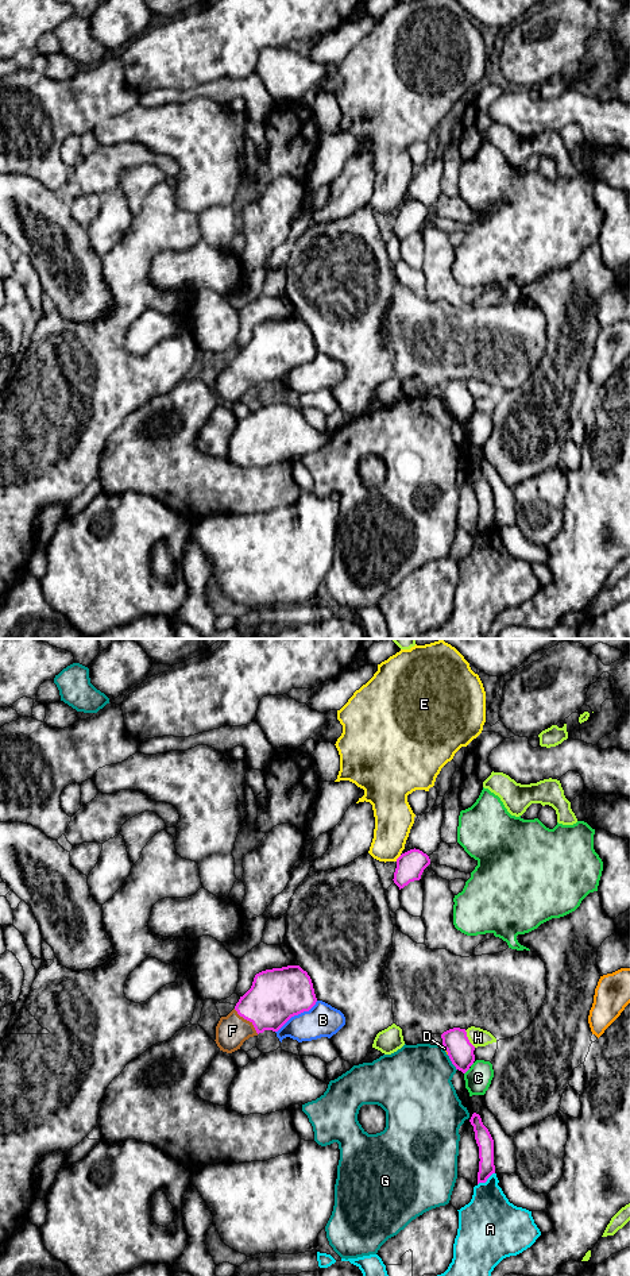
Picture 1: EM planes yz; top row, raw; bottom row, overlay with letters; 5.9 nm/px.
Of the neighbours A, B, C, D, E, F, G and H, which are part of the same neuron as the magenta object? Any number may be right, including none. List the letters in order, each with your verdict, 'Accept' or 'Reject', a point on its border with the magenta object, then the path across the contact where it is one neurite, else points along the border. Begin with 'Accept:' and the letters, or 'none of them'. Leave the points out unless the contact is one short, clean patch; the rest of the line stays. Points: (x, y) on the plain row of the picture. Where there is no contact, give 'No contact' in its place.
Accept: F
A: Reject. Touches magenta at yz (486, 532)
B: Reject. Touches magenta at yz (296, 366)
C: Reject. Touches magenta at yz (467, 421)
D: Reject. Touches magenta at yz (447, 403)
E: Reject. Touches magenta at yz (398, 209)
F: Accept. Touches magenta at yz (247, 371). Path across: yz (275, 347), (247, 371), (232, 382)
G: Reject. Touches magenta at yz (452, 415)
H: Reject. Touches magenta at yz (467, 390)

